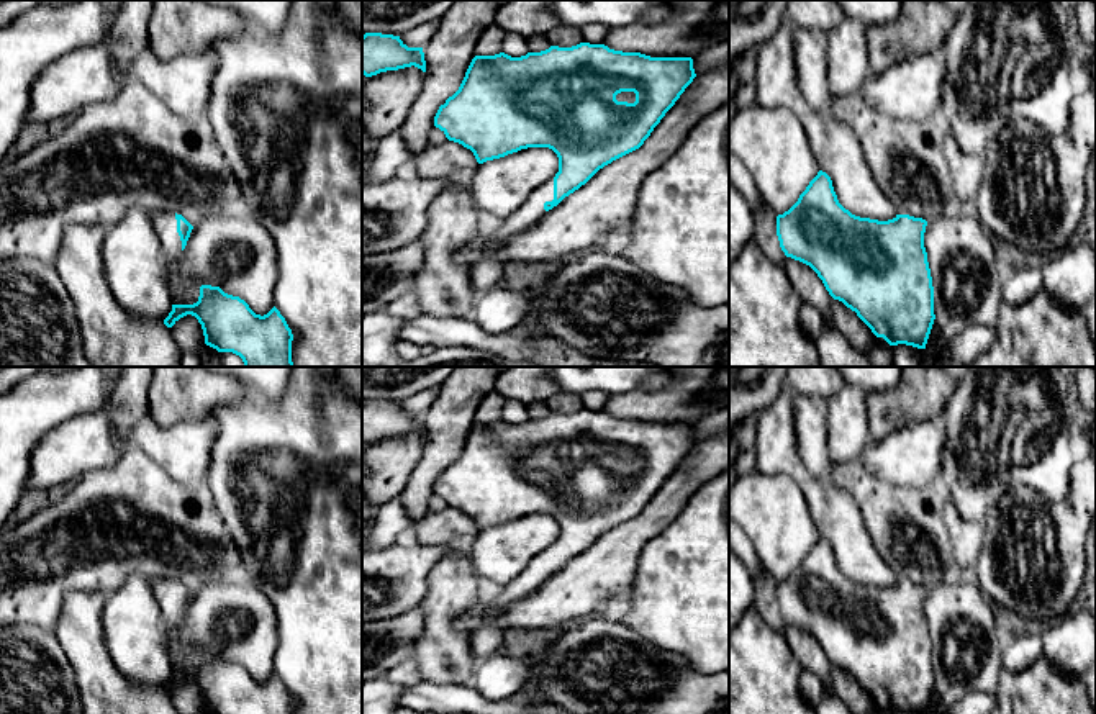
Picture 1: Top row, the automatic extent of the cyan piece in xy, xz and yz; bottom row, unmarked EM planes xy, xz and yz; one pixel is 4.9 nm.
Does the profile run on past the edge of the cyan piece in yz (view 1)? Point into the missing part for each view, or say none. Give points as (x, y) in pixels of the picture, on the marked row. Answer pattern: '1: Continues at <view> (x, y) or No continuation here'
1: No continuation here

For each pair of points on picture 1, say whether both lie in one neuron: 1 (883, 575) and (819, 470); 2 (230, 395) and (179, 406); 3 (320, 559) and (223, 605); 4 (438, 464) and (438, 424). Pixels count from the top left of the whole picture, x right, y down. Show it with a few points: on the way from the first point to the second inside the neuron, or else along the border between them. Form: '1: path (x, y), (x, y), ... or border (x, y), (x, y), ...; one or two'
1: border (798, 454), (800, 460), (816, 477), (834, 482); two
2: path (217, 395), (192, 395); one
3: border (254, 583), (269, 600), (277, 623); two
4: path (438, 454), (438, 434); one

